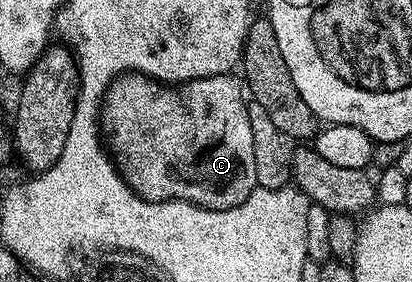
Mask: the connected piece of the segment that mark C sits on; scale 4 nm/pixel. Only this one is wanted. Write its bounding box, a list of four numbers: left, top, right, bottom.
[100,72,258,210]

